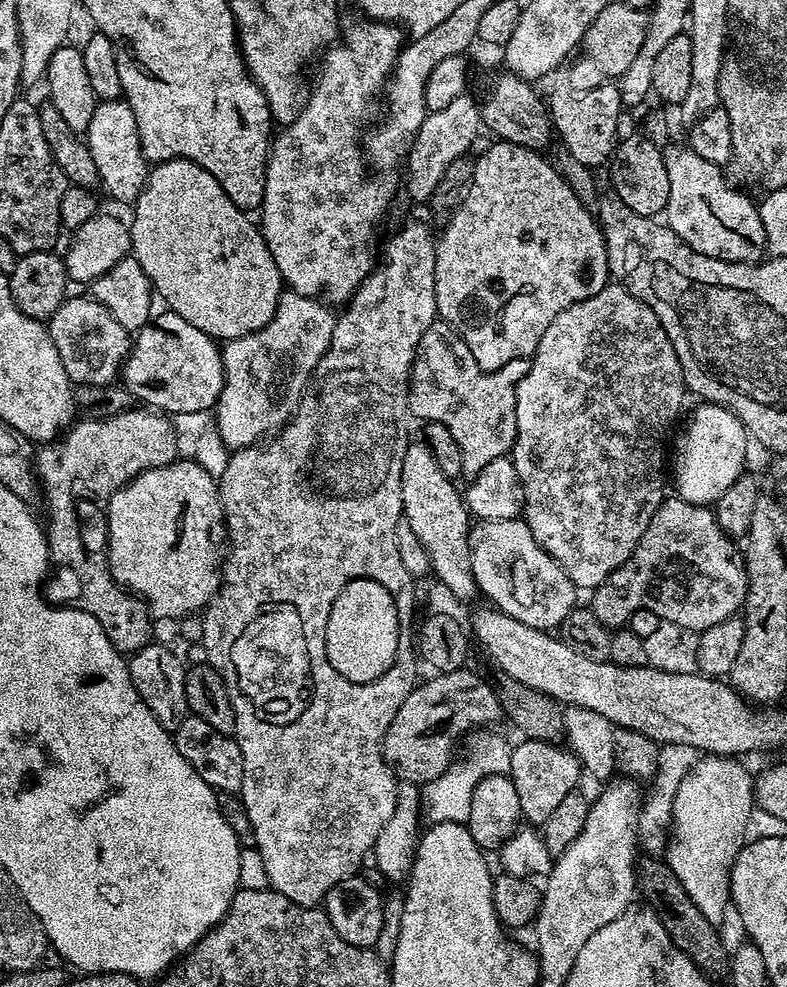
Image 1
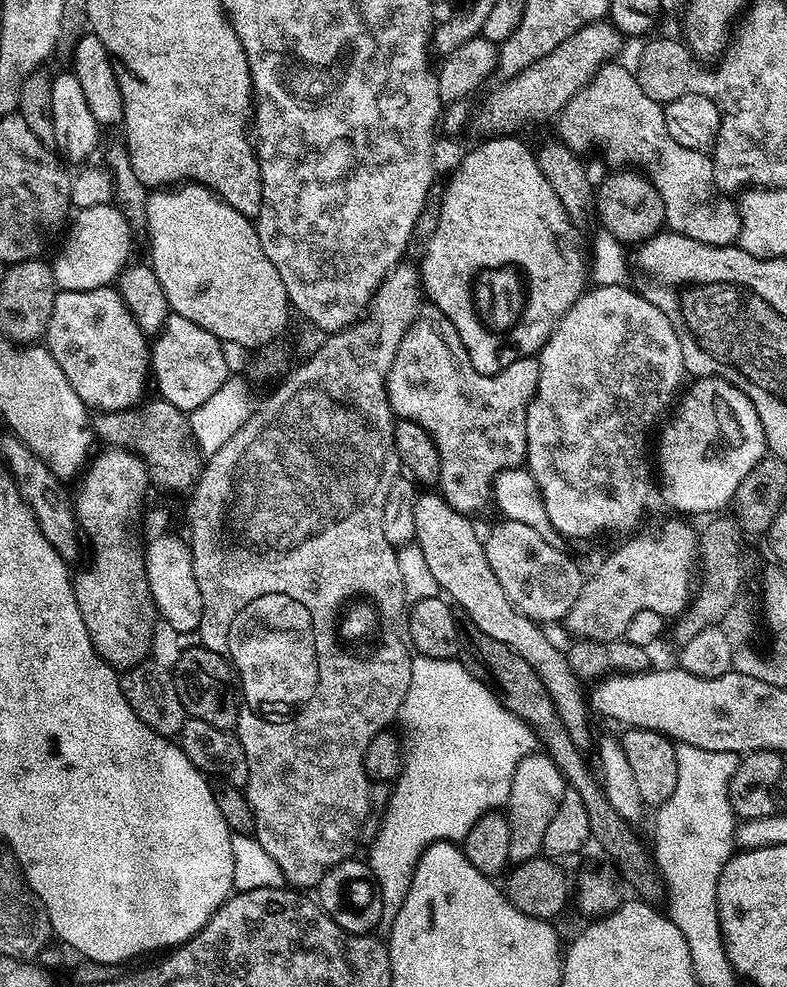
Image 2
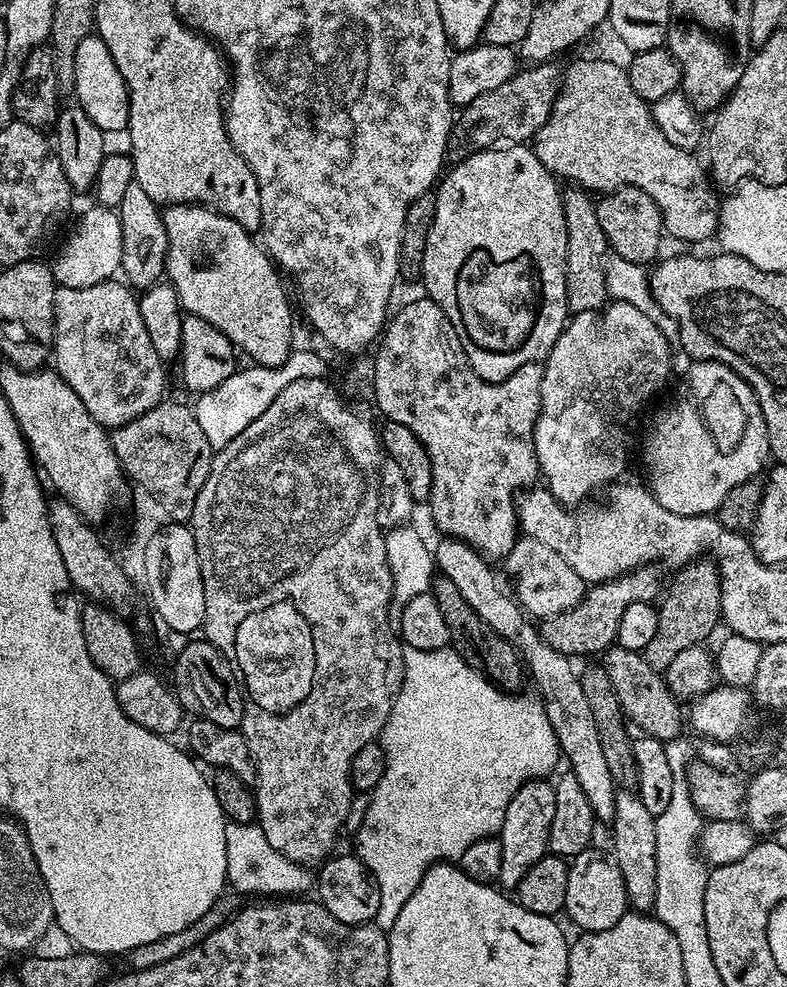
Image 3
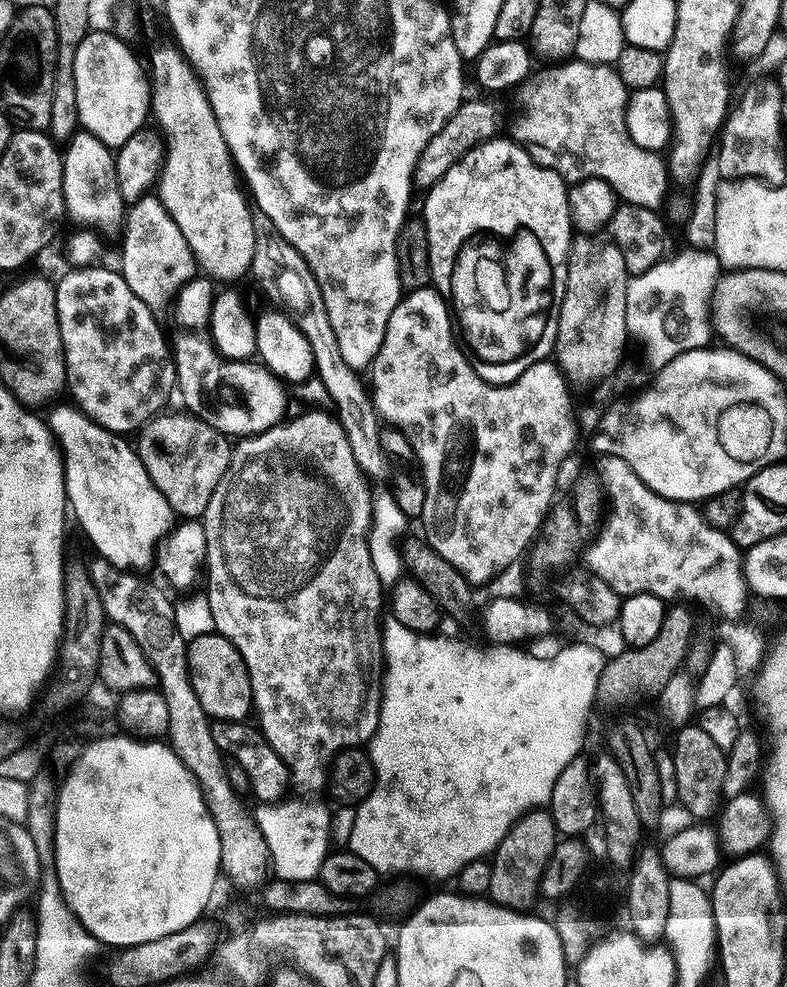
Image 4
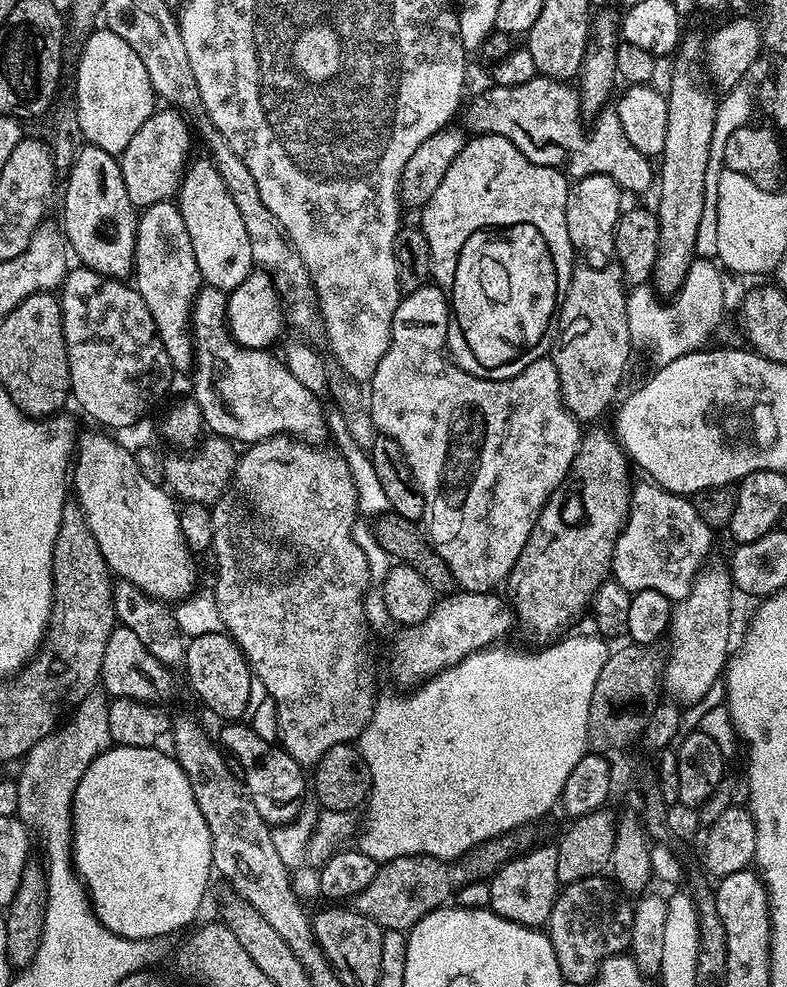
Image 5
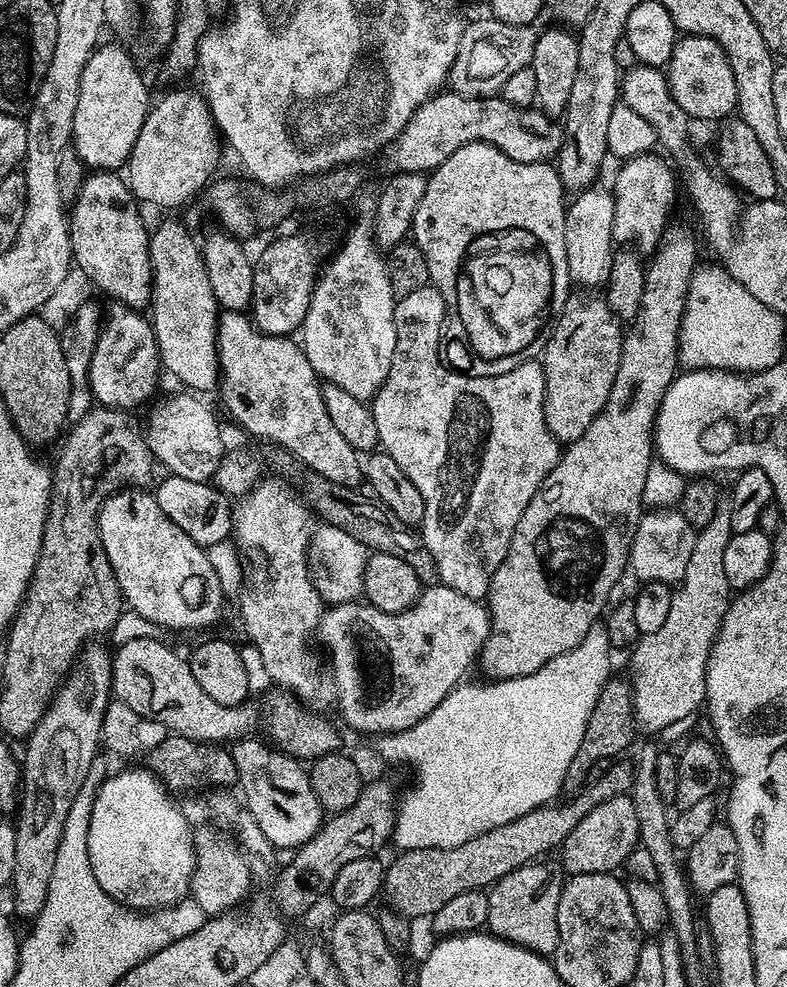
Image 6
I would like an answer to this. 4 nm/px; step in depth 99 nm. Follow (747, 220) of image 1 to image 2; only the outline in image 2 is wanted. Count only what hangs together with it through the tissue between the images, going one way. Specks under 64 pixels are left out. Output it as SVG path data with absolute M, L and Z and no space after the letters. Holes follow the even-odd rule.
M609 62L600 68L598 74L582 89L559 113L560 120L559 139L563 140L573 152L583 153L583 148L597 140L604 147L603 155L616 166L625 165L626 160L634 160L635 165L641 166L648 179L661 195L665 204L665 221L667 227L673 232L682 234L686 238L694 238L694 242L712 244L714 247L735 245L740 239L740 210L735 199L729 198L721 192L720 187L714 182L712 158L708 152L690 150L690 146L678 146L666 130L664 105L654 102L638 86L635 71L631 67L623 68L620 62Z

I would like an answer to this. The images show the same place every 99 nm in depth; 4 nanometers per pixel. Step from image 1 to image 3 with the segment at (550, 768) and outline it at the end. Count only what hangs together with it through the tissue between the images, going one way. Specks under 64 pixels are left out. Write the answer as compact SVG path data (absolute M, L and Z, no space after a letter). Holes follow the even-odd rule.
M547 779L525 780L524 785L510 798L498 833L502 858L498 884L501 889L519 889L522 878L544 856L549 855L550 822L554 822L554 790Z

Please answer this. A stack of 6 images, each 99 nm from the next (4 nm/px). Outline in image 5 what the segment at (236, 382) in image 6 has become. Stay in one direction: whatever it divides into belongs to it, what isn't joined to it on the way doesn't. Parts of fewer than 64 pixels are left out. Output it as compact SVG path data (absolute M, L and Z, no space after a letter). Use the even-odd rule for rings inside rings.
M203 285L199 294L193 301L192 308L192 342L193 352L200 352L202 356L210 356L214 364L220 364L222 360L228 360L228 364L238 364L234 366L232 376L236 376L242 386L248 386L250 382L258 380L268 366L274 366L278 372L278 378L282 382L282 400L278 408L278 416L274 414L272 420L272 435L266 434L266 440L272 436L291 436L299 438L305 442L320 442L326 436L325 409L320 409L317 393L306 390L294 374L290 374L287 364L279 355L274 355L271 351L263 348L241 348L232 339L232 334L227 327L228 298L227 293L218 290L216 287Z

